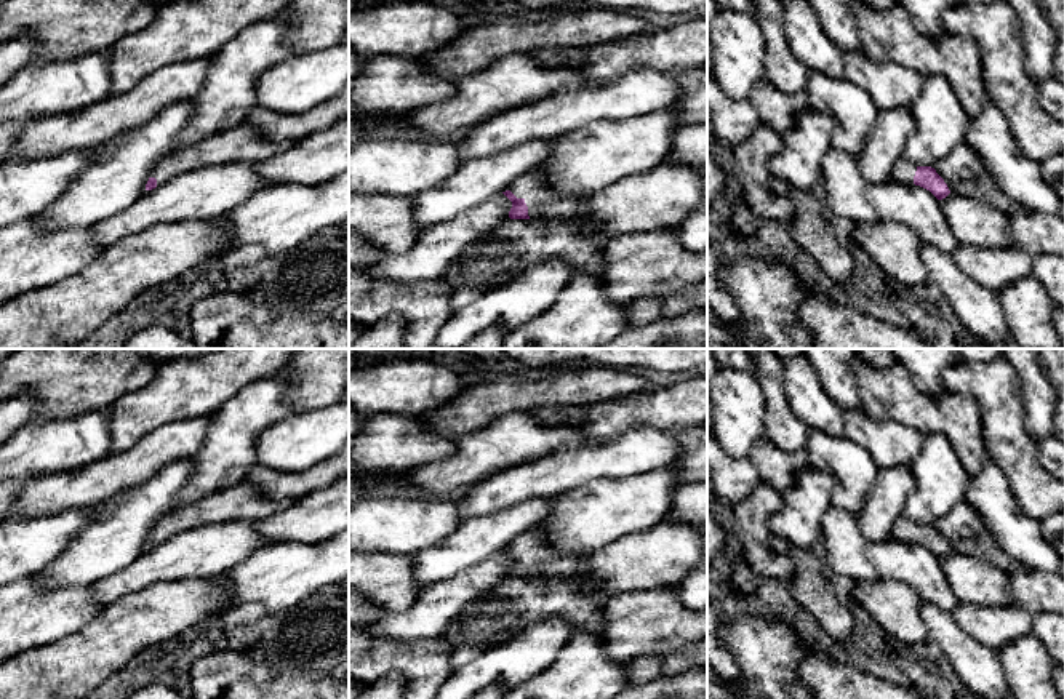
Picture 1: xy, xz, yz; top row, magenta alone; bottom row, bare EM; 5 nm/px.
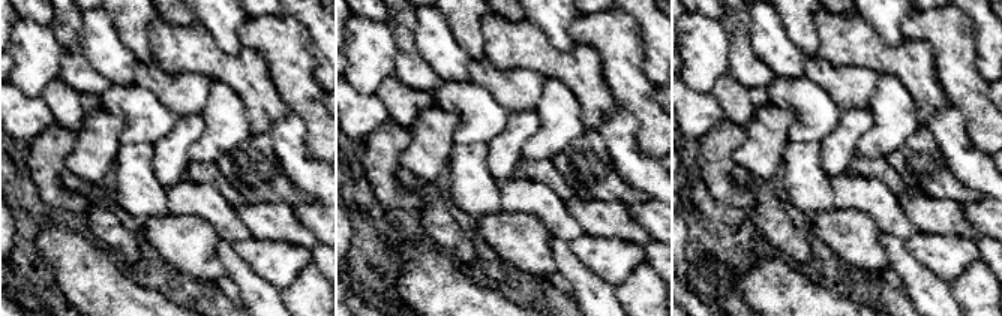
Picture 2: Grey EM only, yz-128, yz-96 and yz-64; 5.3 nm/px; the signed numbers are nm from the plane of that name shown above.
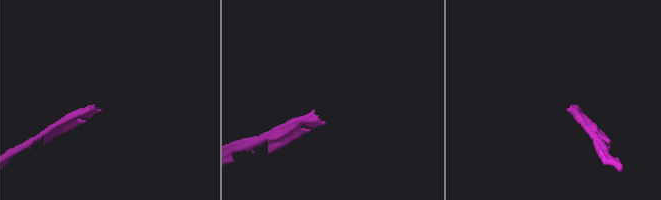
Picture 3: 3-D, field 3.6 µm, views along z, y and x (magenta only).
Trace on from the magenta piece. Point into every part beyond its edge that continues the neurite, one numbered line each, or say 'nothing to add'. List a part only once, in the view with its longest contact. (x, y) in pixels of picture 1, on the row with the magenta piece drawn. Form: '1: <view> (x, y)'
1: xz (543, 203)

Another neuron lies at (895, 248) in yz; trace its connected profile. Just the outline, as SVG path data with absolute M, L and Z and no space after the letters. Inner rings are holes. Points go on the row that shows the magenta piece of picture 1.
M878 219L856 224L853 237L866 254L896 282L910 288L930 280L922 261L923 242L907 226Z

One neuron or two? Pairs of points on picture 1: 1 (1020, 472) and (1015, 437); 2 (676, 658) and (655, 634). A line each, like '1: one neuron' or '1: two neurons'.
1: one neuron
2: two neurons

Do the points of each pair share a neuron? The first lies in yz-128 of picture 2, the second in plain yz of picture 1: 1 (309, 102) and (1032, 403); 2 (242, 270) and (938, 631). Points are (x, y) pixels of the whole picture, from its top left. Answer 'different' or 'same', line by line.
1: different
2: same

